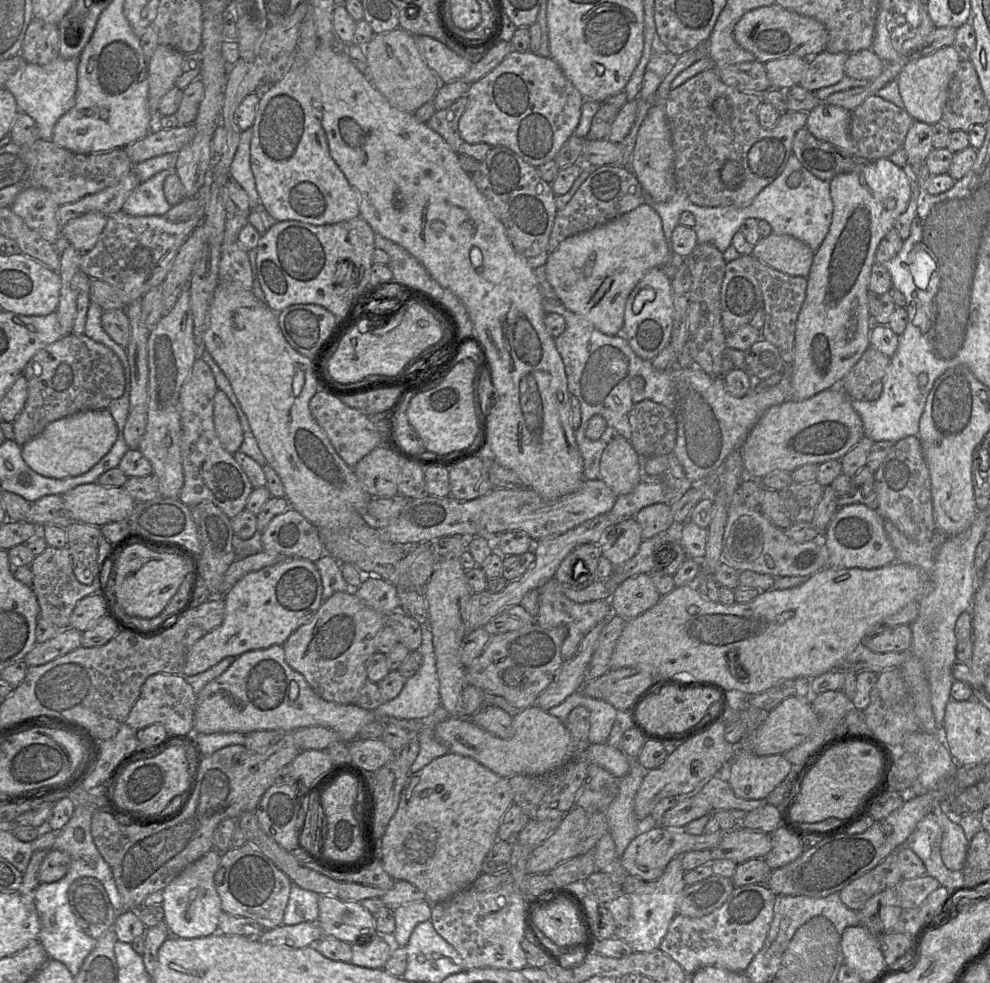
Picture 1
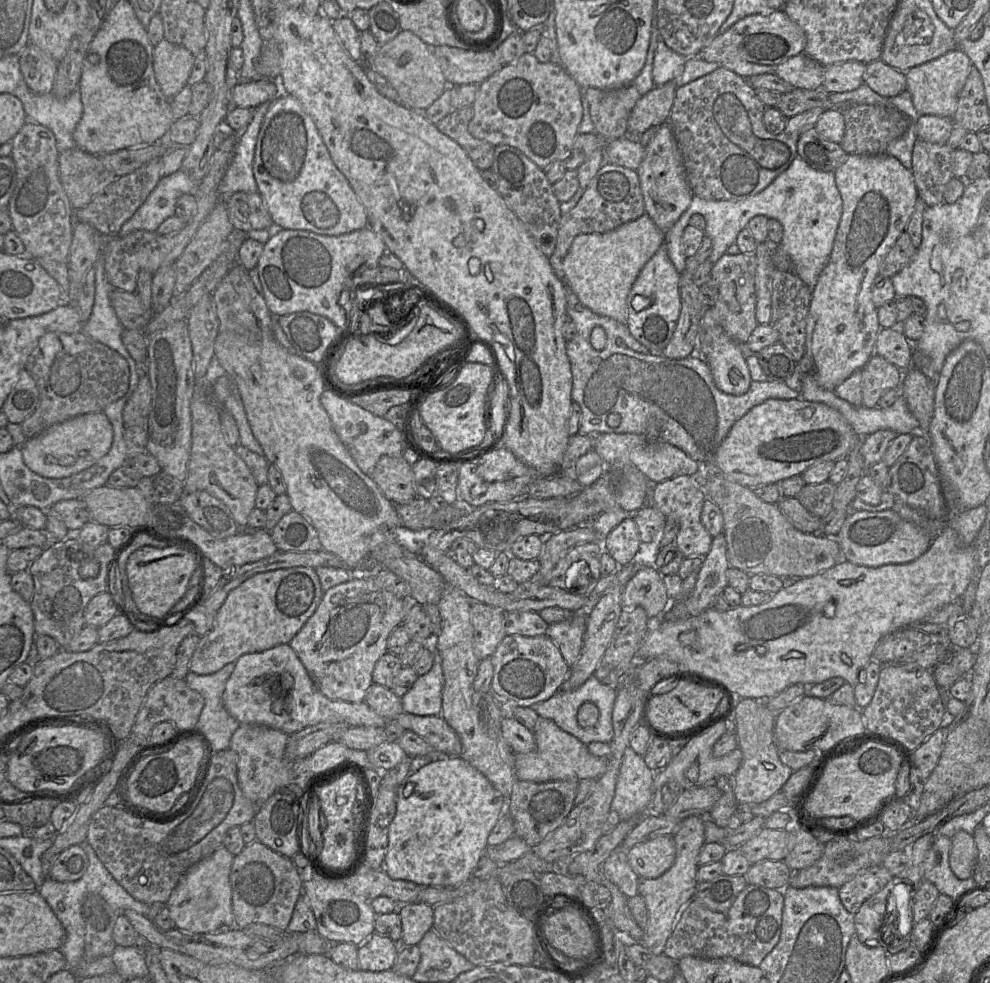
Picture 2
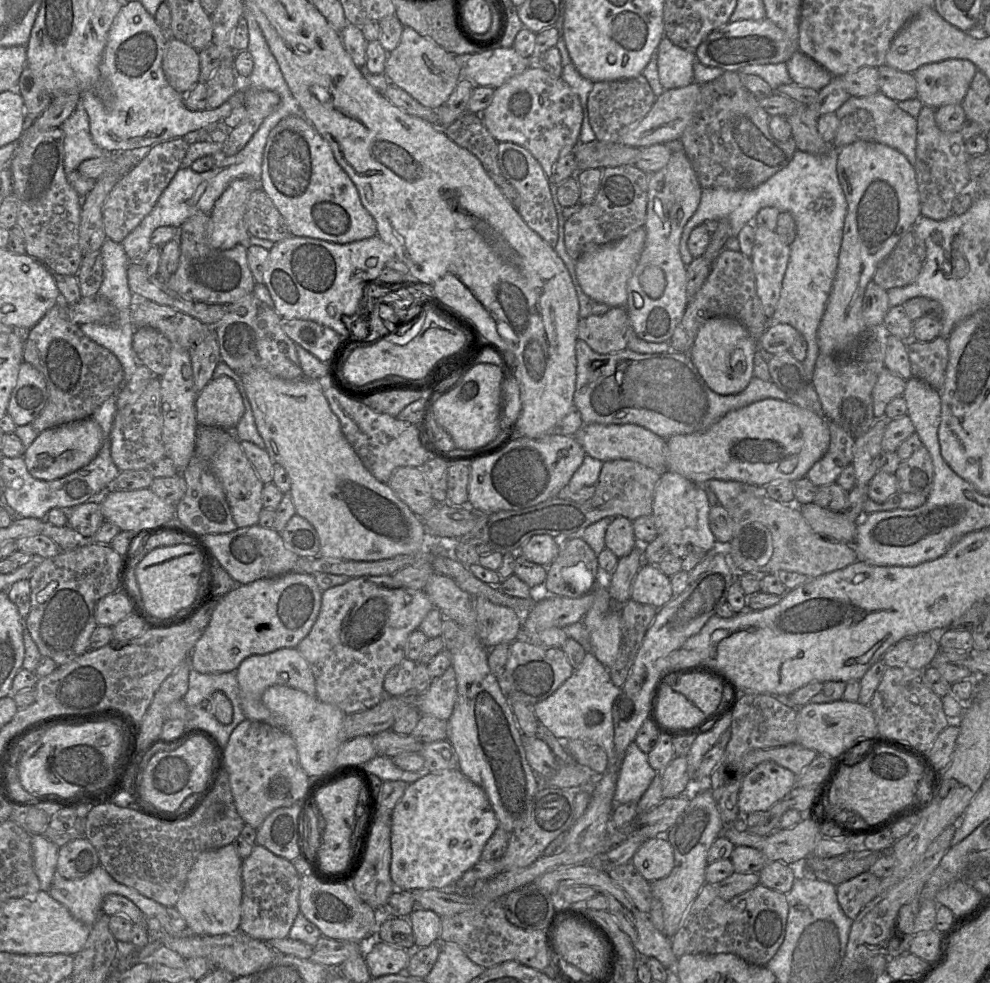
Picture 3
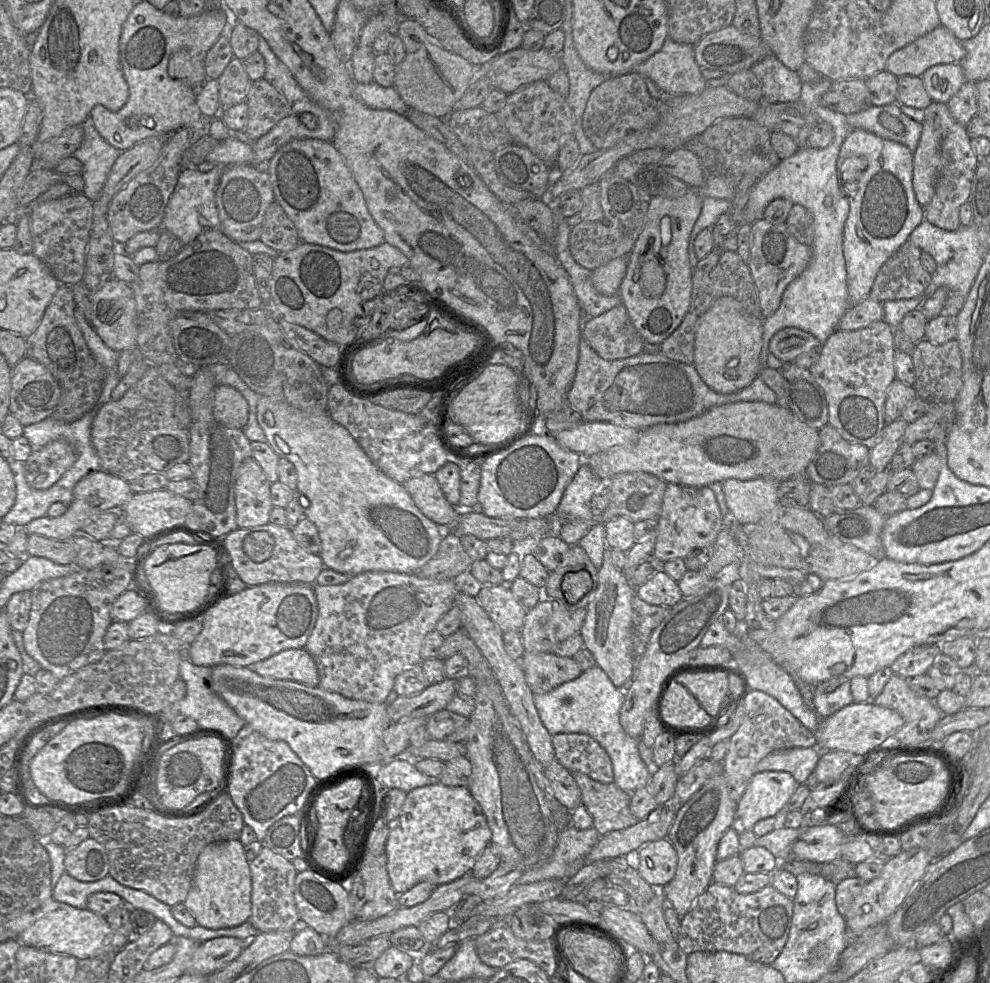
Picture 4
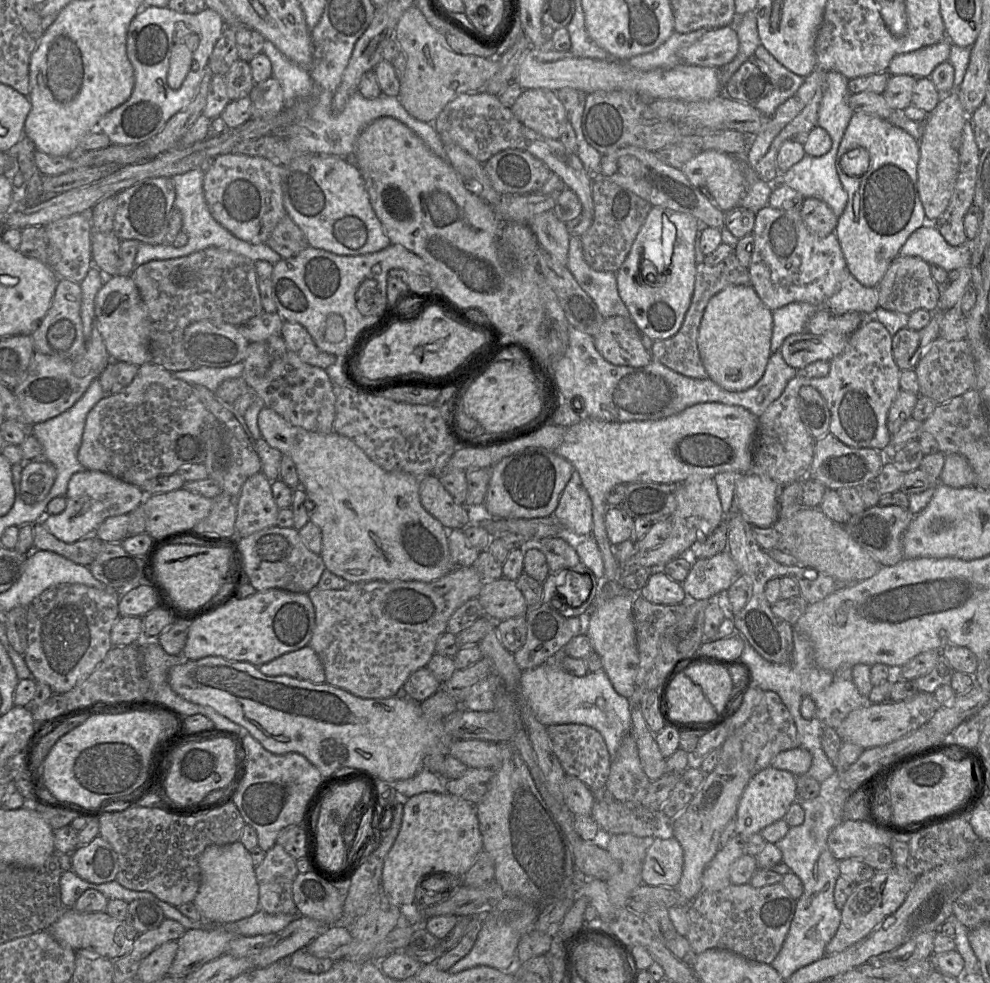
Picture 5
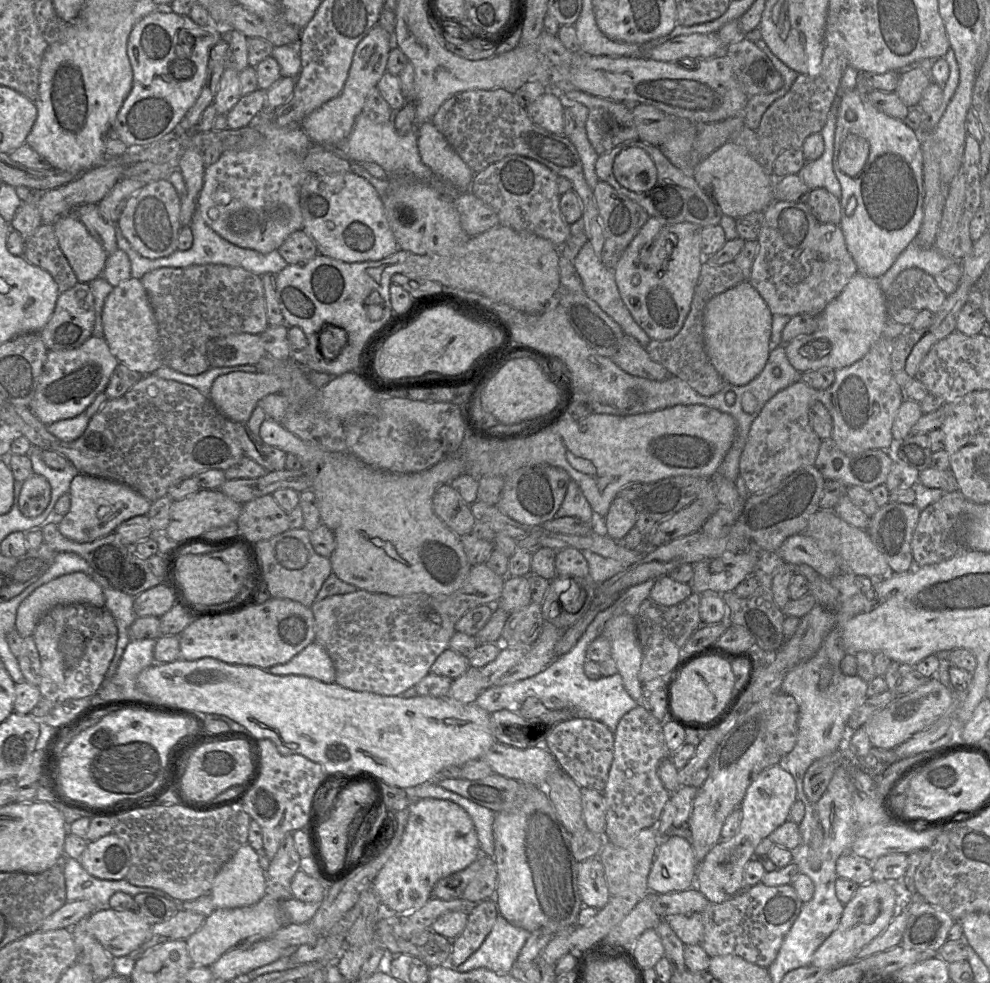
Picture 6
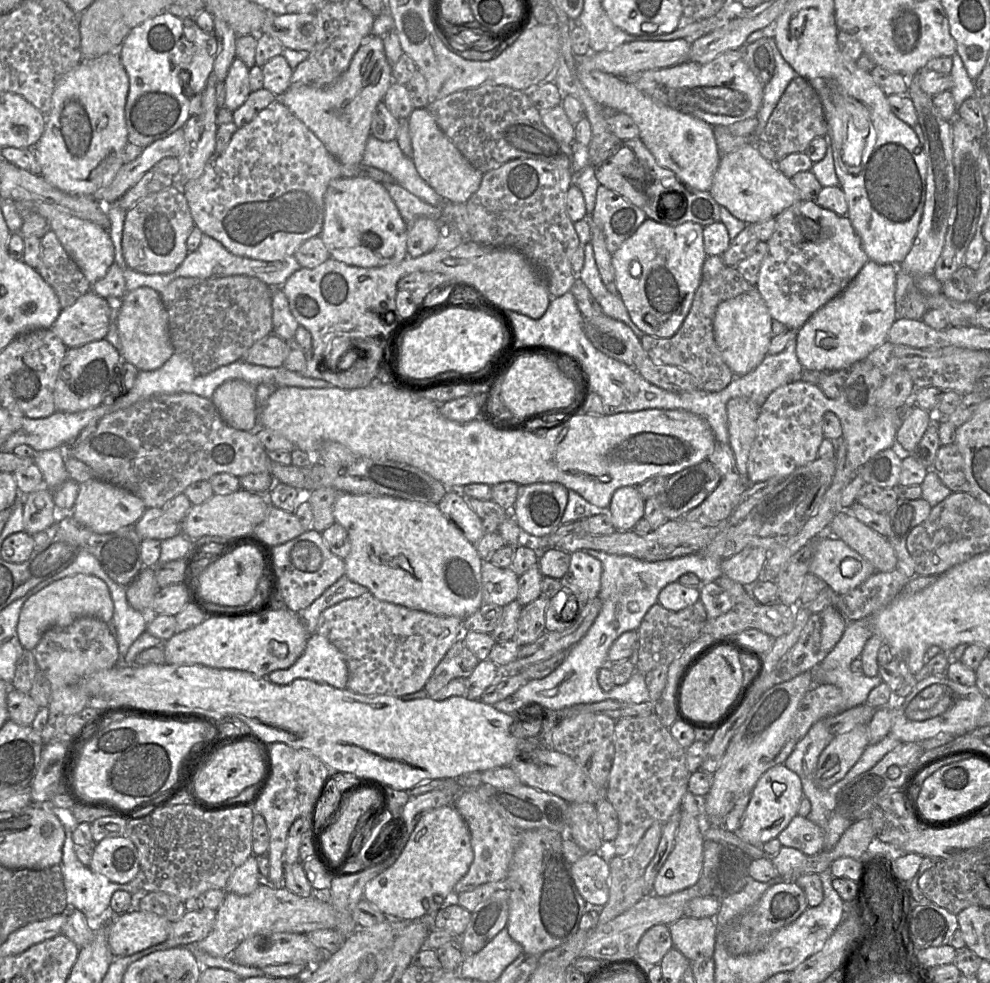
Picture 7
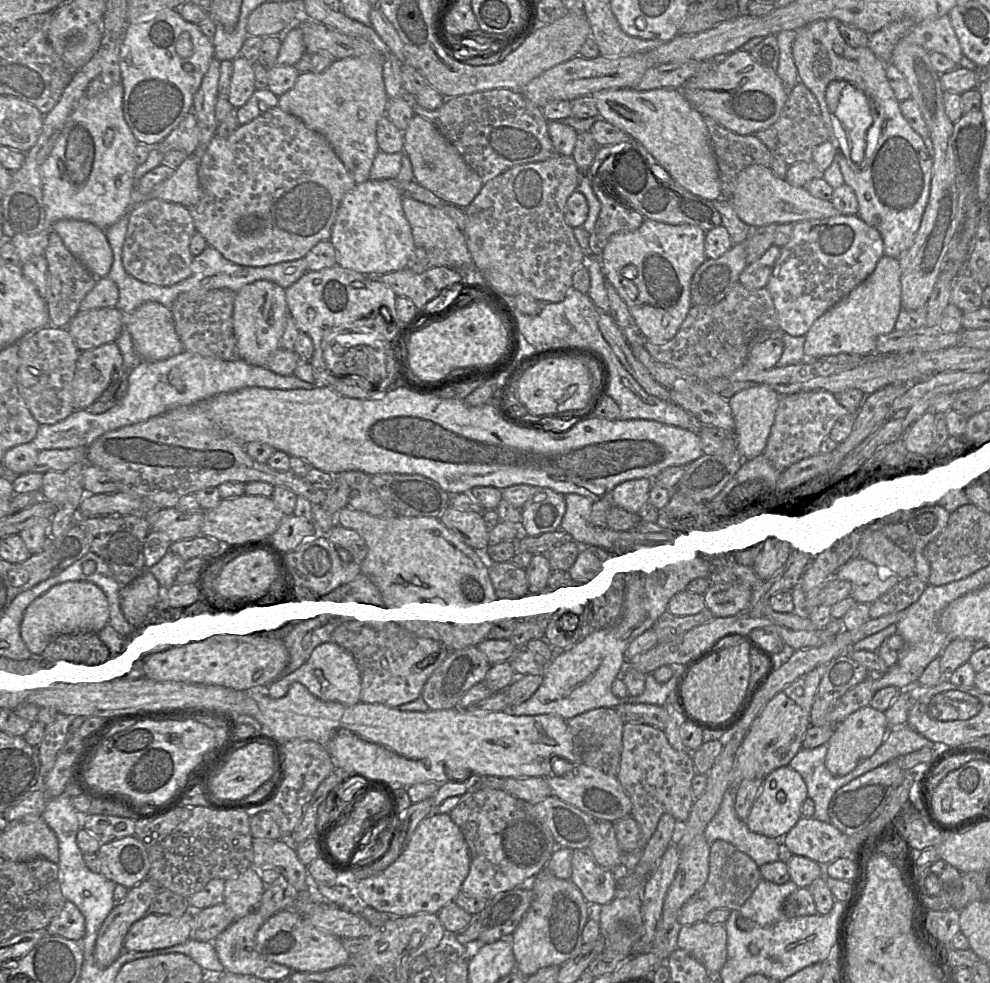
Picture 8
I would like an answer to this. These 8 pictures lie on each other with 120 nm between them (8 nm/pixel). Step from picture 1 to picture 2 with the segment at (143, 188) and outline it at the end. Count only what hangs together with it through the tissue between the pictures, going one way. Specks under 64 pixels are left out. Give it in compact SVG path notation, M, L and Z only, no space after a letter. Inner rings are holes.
M182 170L160 179L147 200L135 214L122 226L117 236L146 230L157 232L164 220L176 215L176 202L183 194L195 195L200 182L191 179Z

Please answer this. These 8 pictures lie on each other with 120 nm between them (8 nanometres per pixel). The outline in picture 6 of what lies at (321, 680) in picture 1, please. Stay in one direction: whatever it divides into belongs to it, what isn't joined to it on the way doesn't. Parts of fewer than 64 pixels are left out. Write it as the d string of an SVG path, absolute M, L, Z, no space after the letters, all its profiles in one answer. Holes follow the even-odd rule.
M481 563L471 567L469 575L463 586L450 595L430 596L427 594L418 593L395 597L383 593L371 593L358 589L353 593L333 595L321 601L314 601L311 609L315 619L315 642L322 646L331 658L336 672L336 684L356 692L370 692L383 696L399 696L407 689L414 687L423 677L431 672L431 667L435 660L441 653L449 649L450 640L456 632L455 625L467 611L477 606L495 606L498 603L502 594L505 578L506 577L496 574L485 563Z

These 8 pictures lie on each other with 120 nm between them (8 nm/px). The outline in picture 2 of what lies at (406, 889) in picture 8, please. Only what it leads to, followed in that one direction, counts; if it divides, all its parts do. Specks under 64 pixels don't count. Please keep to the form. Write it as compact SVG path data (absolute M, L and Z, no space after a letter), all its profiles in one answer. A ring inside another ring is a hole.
M438 756L417 772L409 774L405 781L397 787L397 805L395 816L389 826L388 846L384 859L384 870L394 880L411 881L419 886L454 887L469 880L476 869L479 860L488 847L488 836L500 816L506 812L507 800L494 788L491 782L480 771L471 766L460 756Z

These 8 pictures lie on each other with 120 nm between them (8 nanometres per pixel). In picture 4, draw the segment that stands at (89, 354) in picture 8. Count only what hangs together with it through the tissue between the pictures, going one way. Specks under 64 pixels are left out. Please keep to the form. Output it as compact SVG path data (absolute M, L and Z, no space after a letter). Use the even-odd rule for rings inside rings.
M25 357L12 368L9 411L24 427L51 417L59 405L60 397L57 381L41 363Z

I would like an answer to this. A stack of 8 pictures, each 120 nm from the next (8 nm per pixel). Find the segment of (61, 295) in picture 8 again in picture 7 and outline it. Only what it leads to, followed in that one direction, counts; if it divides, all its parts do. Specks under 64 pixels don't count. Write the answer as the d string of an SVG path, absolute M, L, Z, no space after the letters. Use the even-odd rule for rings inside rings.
M52 230L47 232L40 242L40 257L35 269L53 288L61 308L68 308L78 298L92 290L92 285L67 254Z

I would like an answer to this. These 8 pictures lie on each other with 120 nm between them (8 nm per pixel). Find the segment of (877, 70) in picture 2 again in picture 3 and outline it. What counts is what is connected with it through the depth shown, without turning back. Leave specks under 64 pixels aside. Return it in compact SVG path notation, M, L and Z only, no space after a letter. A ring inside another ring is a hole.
M887 65L877 68L879 92L895 102L917 97L917 85L912 73L905 73Z

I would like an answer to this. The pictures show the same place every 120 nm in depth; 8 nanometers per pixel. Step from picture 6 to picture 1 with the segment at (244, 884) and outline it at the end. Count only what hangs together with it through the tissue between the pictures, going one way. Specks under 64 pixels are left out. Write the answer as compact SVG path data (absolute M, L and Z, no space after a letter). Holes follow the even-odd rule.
M210 850L187 866L163 889L164 922L170 936L194 939L208 937L218 932L219 917L223 910L215 887L214 876L221 856L222 853L218 850Z

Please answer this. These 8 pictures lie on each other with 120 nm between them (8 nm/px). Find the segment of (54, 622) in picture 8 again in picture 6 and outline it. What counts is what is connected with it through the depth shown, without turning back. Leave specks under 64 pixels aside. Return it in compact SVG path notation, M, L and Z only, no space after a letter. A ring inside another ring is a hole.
M83 572L66 574L40 586L18 607L15 628L22 638L32 636L41 617L59 604L84 603L95 607L105 607L105 596L101 586Z

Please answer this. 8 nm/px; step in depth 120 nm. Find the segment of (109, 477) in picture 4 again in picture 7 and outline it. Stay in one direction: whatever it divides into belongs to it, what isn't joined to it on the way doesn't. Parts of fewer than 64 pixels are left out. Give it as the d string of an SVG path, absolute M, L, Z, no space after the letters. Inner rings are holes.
M92 478L79 484L75 505L69 513L79 524L91 531L107 534L129 525L135 525L147 509L143 500L129 490Z

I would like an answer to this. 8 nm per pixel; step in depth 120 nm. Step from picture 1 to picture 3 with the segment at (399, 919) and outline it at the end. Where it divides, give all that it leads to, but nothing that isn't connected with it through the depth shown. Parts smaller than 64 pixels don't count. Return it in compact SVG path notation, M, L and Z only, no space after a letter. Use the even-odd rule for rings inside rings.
M416 907L407 919L411 924L417 947L427 947L440 939L442 917L437 913Z

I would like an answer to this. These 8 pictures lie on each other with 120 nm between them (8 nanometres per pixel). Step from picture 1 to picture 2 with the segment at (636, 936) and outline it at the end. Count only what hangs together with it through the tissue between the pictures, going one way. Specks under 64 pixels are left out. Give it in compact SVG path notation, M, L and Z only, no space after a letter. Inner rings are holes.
M692 815L682 820L673 834L676 845L676 858L672 867L655 879L640 878L638 894L645 900L648 922L642 940L639 942L653 954L663 954L666 942L674 925L684 909L693 899L696 886L696 872L699 868L698 856L704 846L704 823L706 816Z

